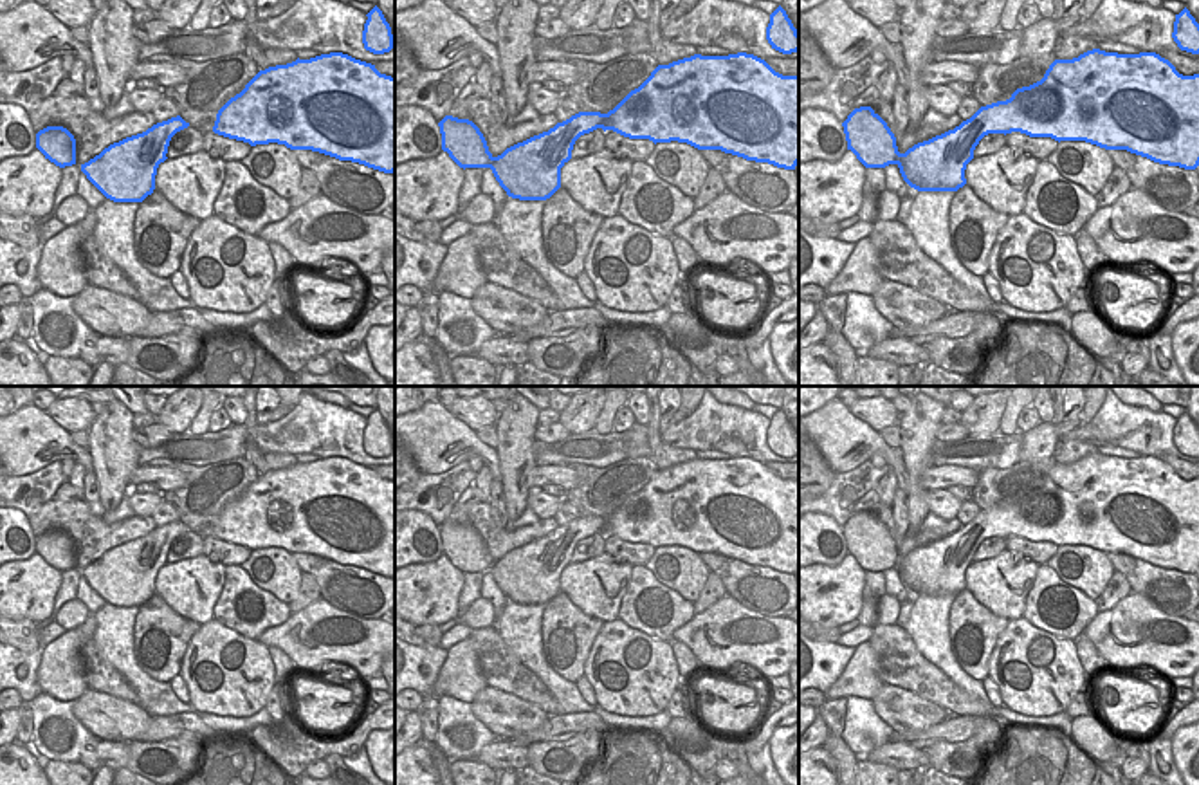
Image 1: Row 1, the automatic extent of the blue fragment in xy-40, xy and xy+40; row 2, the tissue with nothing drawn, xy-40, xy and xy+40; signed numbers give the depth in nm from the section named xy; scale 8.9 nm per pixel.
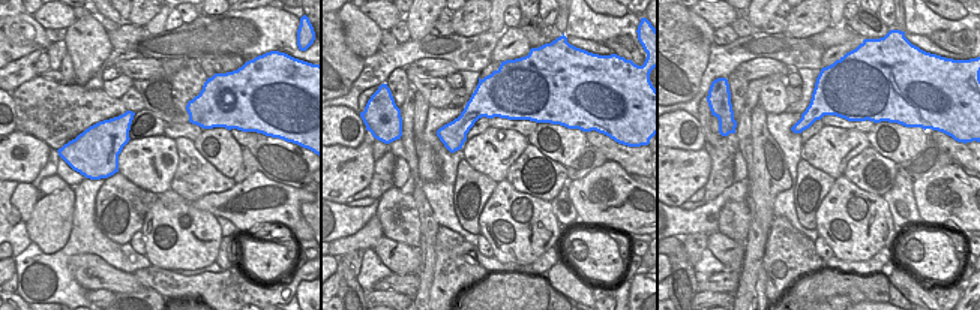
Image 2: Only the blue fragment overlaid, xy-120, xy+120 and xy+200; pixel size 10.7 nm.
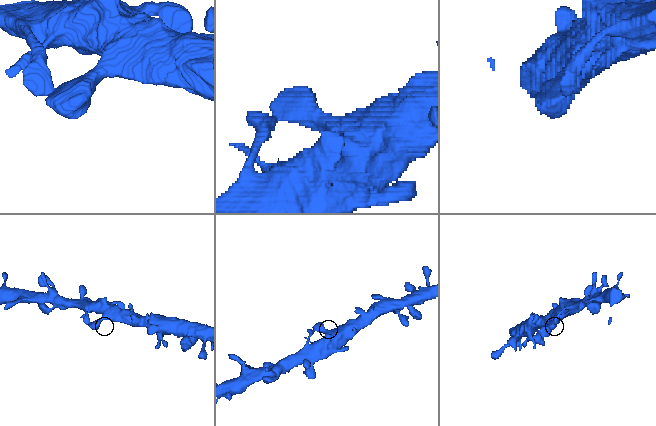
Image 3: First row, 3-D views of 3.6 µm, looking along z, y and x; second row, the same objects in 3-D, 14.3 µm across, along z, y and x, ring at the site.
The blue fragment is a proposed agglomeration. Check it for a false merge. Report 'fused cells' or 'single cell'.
single cell

